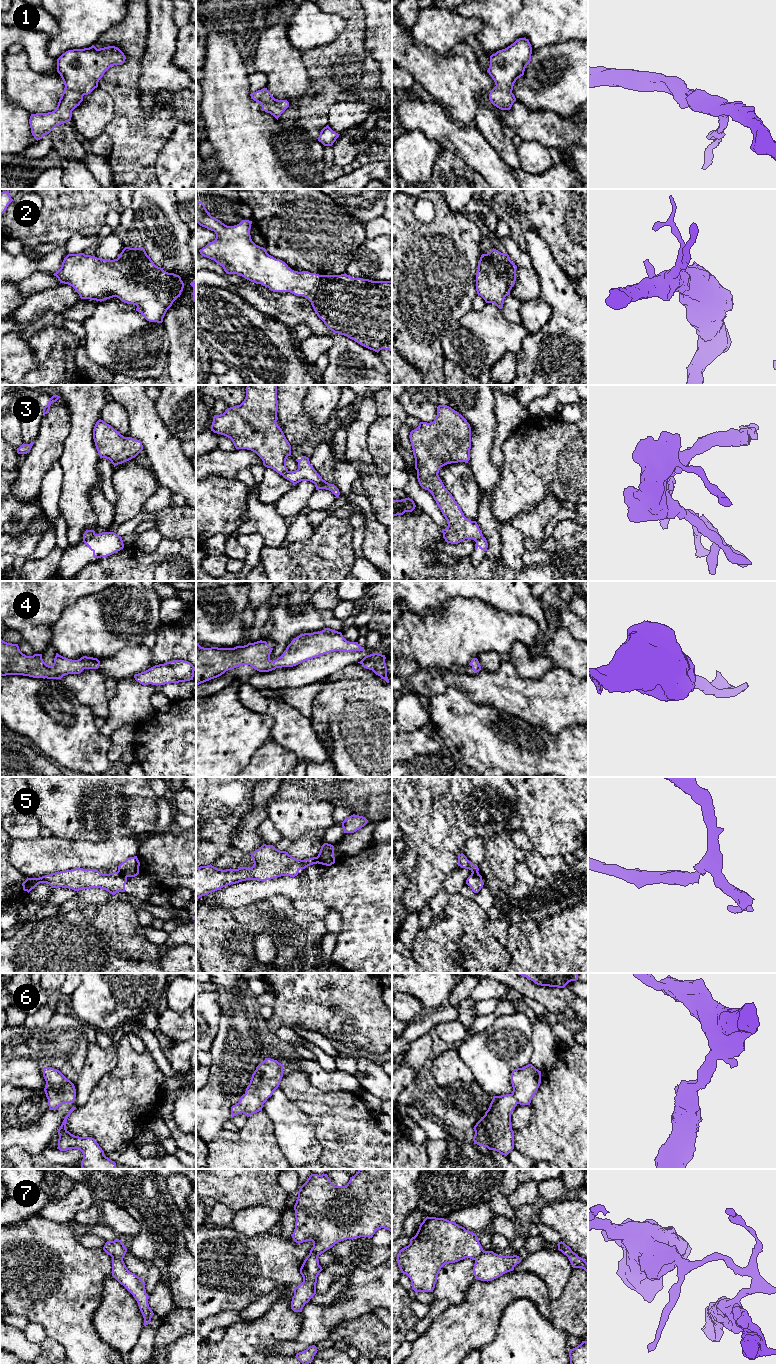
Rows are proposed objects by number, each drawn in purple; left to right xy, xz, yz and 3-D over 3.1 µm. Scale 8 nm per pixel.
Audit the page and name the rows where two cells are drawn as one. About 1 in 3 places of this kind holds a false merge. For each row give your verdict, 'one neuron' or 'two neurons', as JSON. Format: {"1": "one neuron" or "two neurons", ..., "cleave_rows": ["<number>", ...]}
{"1": "one neuron", "2": "one neuron", "3": "two neurons", "4": "one neuron", "5": "two neurons", "6": "one neuron", "7": "two neurons", "cleave_rows": ["3", "5", "7"]}

